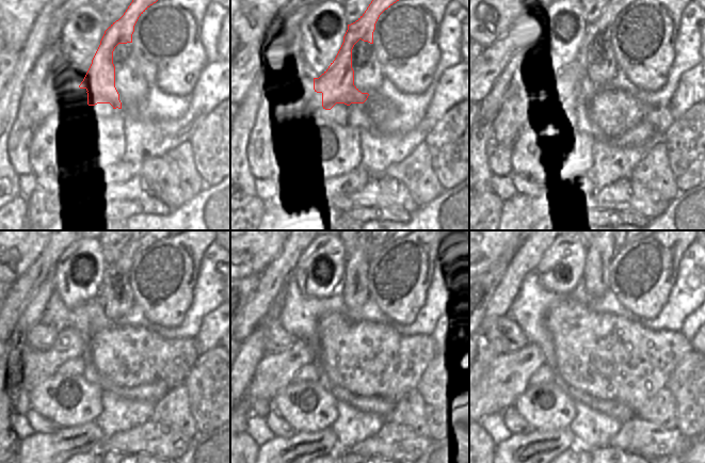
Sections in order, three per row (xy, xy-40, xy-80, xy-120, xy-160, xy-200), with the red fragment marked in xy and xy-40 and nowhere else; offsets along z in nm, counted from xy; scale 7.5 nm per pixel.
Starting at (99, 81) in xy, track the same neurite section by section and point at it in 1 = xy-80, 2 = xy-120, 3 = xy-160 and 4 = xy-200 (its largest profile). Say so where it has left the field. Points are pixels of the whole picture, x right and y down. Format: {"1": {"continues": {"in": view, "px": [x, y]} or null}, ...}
{"1": {"continues": {"in": "xy-80", "px": [573, 82]}}, "2": {"continues": {"in": "xy-120", "px": [70, 342]}}, "3": {"continues": {"in": "xy-160", "px": [274, 371]}}, "4": {"continues": {"in": "xy-200", "px": [508, 376]}}}

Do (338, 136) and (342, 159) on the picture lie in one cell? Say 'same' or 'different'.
same

